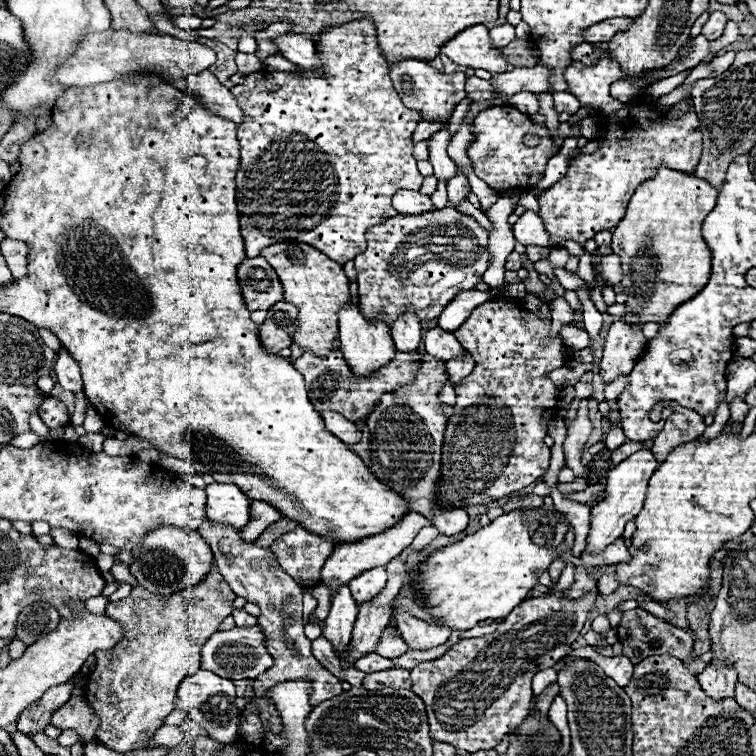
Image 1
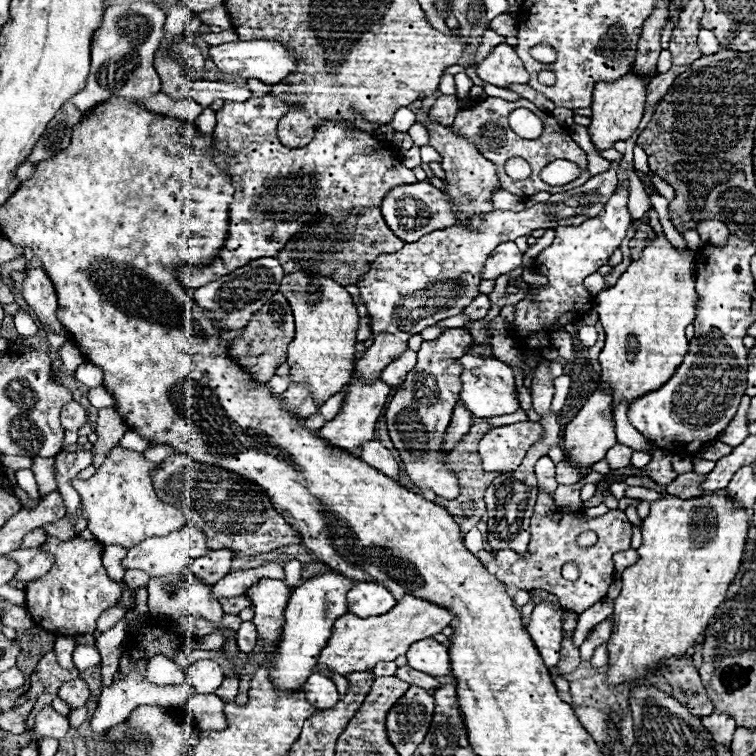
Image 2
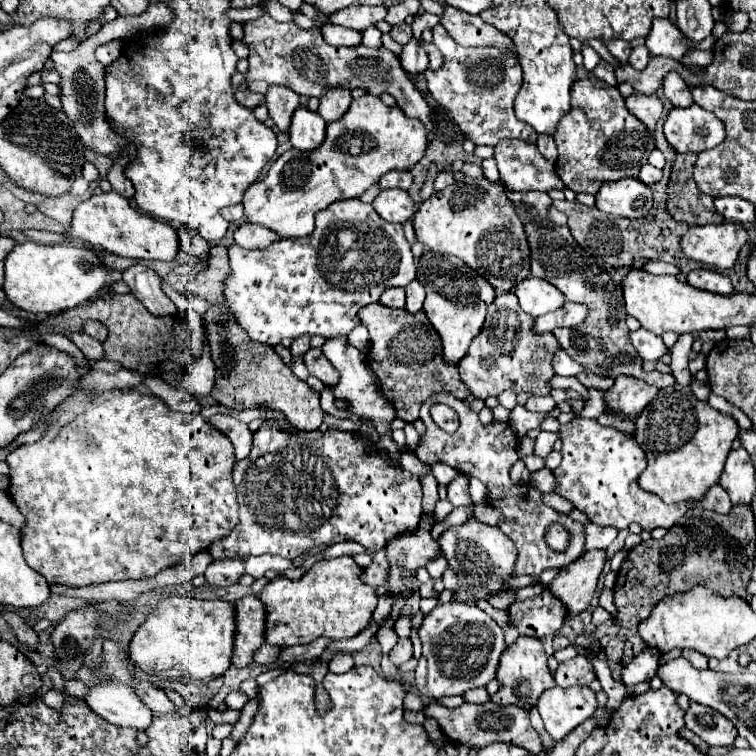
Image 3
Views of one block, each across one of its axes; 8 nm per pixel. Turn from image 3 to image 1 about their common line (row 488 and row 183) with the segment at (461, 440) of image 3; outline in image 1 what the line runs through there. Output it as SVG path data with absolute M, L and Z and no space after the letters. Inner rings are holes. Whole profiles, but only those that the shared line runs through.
M502 106L502 108L488 108L476 116L476 142L468 148L468 156L474 164L474 174L482 178L494 190L530 190L544 178L546 164L554 152L554 144L546 126L536 124L530 116L518 112L516 108ZM526 132L534 132L542 138L538 148L526 148L522 136Z

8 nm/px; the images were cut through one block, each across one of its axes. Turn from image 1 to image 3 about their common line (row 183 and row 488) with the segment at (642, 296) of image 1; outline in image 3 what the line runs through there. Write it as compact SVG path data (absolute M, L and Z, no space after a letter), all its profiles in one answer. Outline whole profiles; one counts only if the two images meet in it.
M672 384L668 388L658 390L656 398L636 418L634 438L638 440L638 444L642 444L642 450L648 456L648 466L640 476L640 486L648 492L658 494L666 504L682 502L682 500L690 500L690 498L700 500L704 496L704 492L708 492L708 488L718 482L724 462L726 462L726 456L728 456L738 432L740 432L738 422L730 414L710 408L708 402L698 400L690 392L688 386Z

